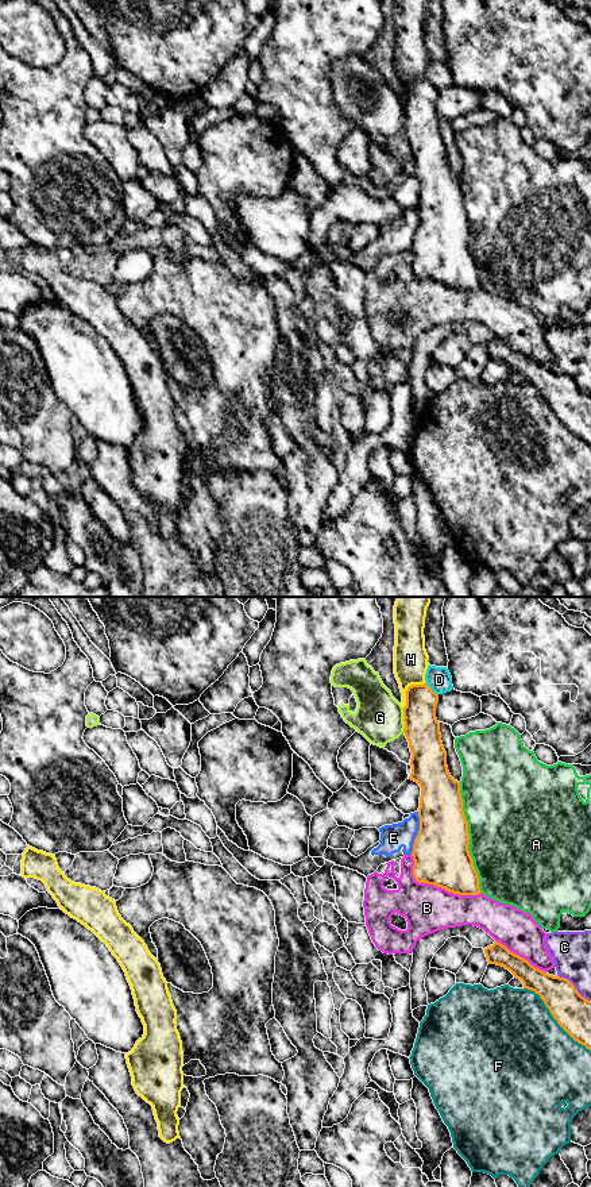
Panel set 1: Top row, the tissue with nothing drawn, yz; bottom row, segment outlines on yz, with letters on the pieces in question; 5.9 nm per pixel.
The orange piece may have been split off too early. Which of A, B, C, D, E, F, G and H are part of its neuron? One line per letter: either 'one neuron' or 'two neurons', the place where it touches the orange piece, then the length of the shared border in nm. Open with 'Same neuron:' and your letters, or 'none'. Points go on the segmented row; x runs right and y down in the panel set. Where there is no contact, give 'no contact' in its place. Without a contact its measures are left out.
Same neuron: none
A: two neurons; contact yz (468, 837); length 650 nm
B: two neurons; contact yz (436, 885); length 480 nm
C: two neurons; contact yz (574, 987); length 240 nm
D: two neurons; contact yz (431, 689); length 100 nm
E: two neurons; contact yz (418, 833); length 260 nm
F: two neurons; contact yz (553, 1017); length 550 nm
G: two neurons; contact yz (404, 720); length 150 nm
H: two neurons; contact yz (408, 689); length 200 nm

